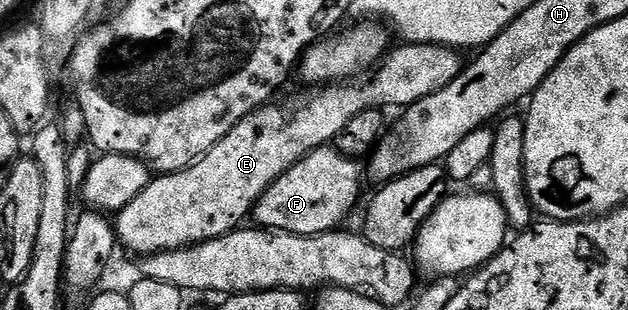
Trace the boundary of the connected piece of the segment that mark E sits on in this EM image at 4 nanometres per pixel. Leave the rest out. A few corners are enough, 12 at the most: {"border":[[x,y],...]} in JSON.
{"border":[[404,42],[374,70],[254,109],[120,212],[137,257],[235,232],[354,114],[409,108],[462,71]]}

